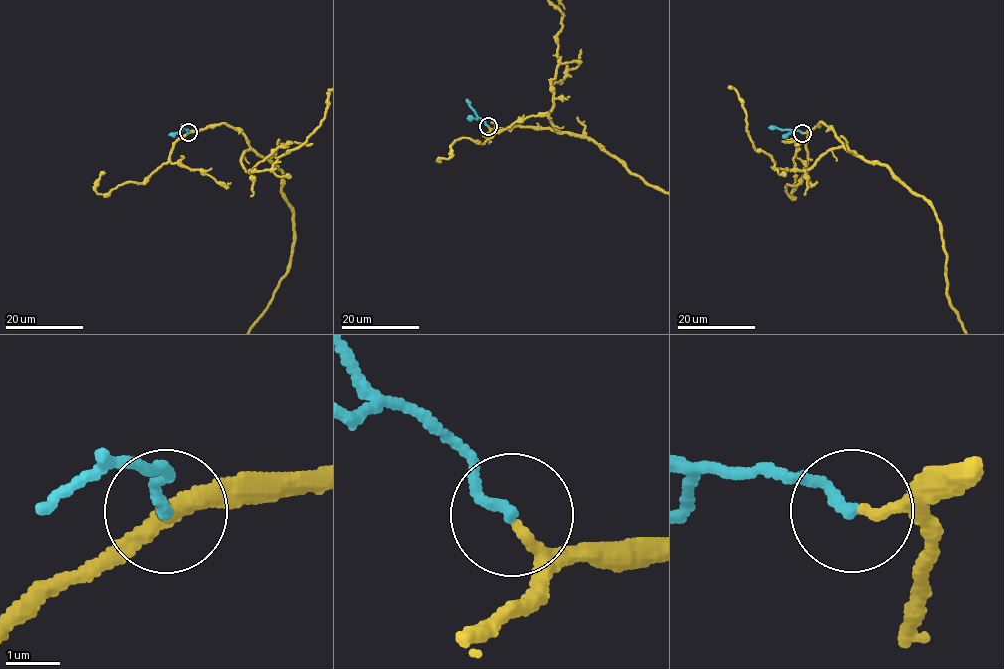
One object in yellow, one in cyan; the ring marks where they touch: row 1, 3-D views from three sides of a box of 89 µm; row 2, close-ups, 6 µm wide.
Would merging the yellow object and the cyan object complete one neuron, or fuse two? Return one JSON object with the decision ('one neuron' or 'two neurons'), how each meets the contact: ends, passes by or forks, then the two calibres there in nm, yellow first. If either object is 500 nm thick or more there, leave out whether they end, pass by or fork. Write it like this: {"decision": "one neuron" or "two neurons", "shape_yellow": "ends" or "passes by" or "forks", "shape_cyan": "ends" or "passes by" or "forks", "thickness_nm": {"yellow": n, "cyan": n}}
{"decision": "one neuron", "shape_yellow": "passes by", "shape_cyan": "ends", "thickness_nm": {"yellow": 130, "cyan": 180}}

